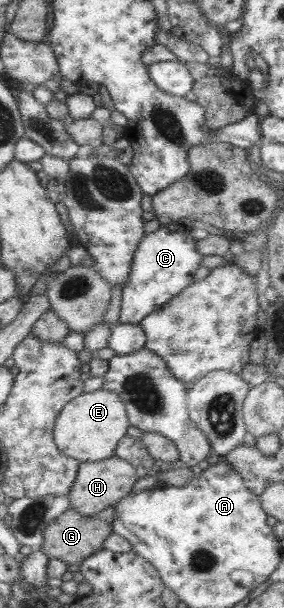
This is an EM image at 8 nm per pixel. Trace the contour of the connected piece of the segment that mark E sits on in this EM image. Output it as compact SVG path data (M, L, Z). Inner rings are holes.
M99 388L69 402L56 421L54 435L64 455L83 462L99 462L116 456L117 446L127 436L131 419L124 401L117 392Z

